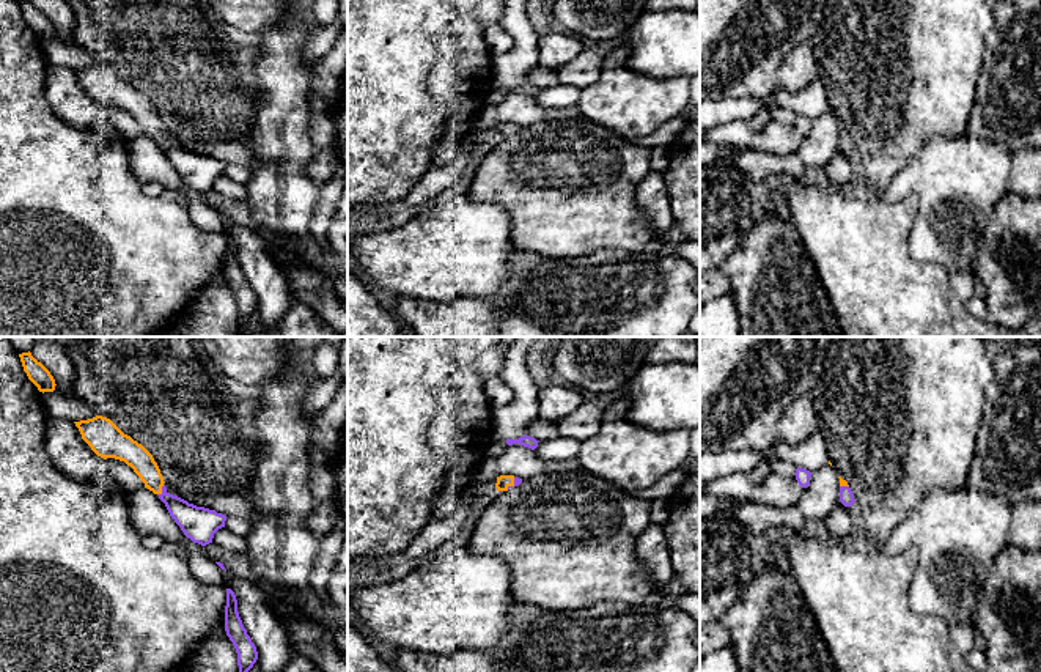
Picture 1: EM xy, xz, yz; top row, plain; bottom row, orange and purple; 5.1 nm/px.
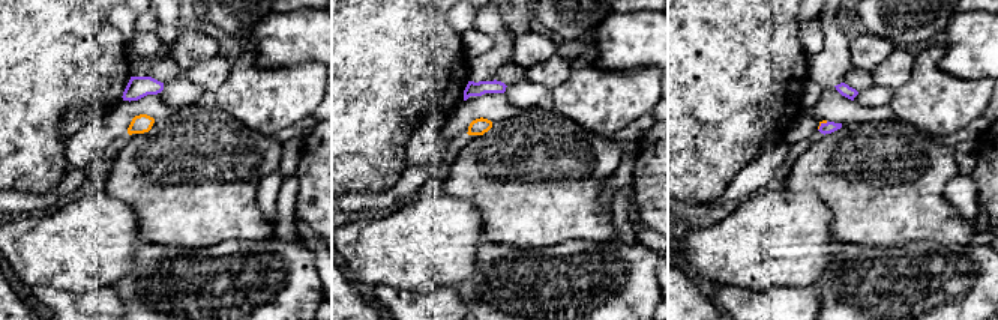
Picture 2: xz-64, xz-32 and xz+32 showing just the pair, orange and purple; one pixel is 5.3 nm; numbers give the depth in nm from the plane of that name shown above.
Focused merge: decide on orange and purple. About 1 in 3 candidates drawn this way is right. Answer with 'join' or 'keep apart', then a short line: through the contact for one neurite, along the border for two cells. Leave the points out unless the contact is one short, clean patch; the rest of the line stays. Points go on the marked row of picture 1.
join | xy (131, 452), (161, 490), (180, 510), (197, 523)

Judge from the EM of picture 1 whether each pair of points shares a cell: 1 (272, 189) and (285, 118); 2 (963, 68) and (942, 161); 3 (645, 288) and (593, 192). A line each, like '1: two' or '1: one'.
1: one
2: two
3: two

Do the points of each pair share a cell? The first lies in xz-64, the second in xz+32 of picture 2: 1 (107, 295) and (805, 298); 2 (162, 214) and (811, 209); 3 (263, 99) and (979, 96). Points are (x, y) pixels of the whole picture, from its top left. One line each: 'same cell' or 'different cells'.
1: same cell
2: different cells
3: same cell

